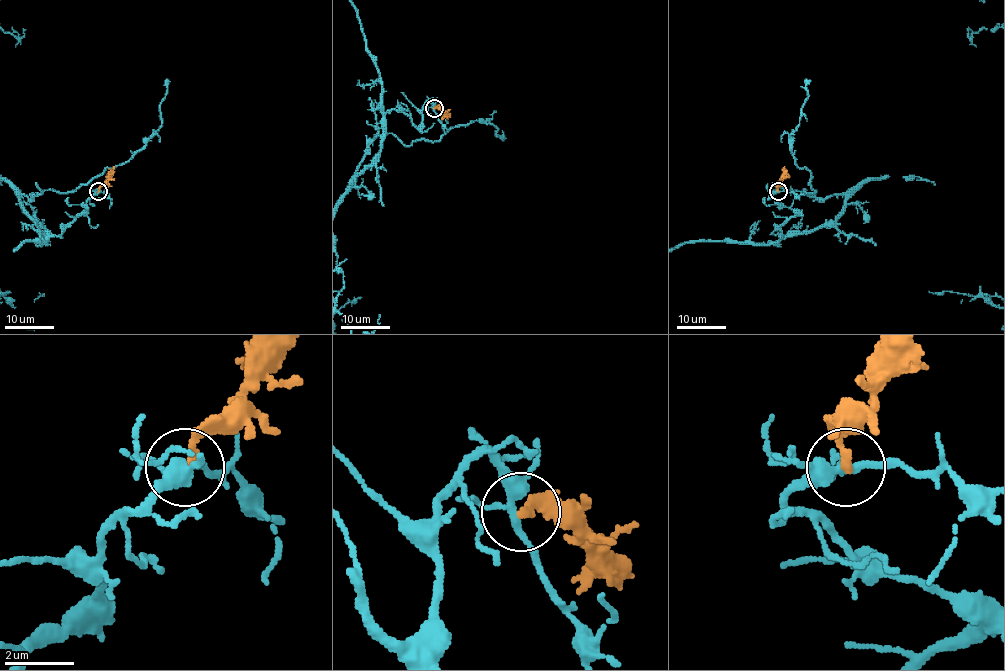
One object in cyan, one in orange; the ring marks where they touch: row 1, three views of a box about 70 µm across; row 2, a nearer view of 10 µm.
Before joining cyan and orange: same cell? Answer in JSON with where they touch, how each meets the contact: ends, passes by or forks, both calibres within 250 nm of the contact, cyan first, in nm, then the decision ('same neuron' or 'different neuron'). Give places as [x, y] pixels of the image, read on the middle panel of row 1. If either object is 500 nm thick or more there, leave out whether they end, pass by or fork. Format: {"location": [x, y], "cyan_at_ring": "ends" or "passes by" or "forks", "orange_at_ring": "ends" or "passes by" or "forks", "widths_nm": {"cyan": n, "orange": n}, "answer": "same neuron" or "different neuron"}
{"location": [434, 108], "cyan_at_ring": "forks", "orange_at_ring": "ends", "widths_nm": {"cyan": 260, "orange": 200}, "answer": "different neuron"}

